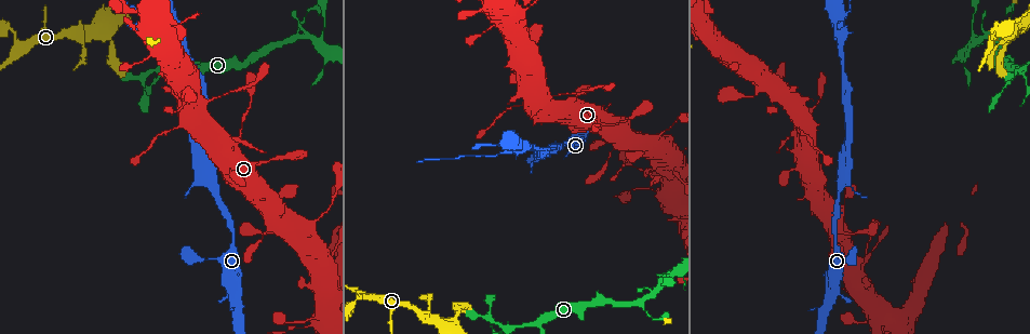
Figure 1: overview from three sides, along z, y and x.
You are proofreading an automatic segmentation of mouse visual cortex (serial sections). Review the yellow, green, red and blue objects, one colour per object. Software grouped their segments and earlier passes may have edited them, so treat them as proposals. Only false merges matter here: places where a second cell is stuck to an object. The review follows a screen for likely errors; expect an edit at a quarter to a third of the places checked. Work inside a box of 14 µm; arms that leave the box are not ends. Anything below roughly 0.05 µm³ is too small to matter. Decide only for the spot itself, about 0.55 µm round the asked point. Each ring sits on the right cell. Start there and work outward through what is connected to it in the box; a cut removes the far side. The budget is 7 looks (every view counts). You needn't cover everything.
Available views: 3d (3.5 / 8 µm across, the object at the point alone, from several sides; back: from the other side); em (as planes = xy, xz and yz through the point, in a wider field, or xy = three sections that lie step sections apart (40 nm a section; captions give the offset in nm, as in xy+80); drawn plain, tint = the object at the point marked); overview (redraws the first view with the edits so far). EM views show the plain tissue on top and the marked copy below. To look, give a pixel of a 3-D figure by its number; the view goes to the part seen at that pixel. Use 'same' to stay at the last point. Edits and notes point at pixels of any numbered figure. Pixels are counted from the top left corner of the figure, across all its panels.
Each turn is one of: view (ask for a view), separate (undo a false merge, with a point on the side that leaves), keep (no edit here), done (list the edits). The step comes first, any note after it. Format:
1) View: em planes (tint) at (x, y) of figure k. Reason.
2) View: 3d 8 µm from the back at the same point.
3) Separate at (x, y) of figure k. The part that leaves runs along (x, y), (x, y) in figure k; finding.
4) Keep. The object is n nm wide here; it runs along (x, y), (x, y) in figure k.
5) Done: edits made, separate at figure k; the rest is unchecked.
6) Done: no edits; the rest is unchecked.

View: 3d 8 µm at (293, 38) of figure 1. Three arms meet.

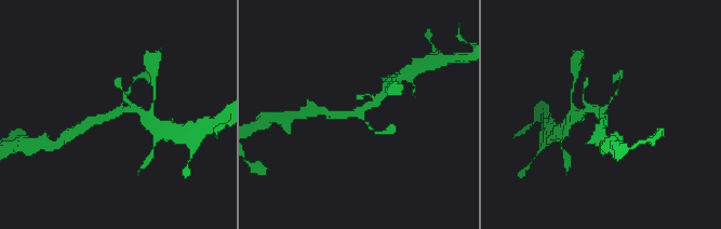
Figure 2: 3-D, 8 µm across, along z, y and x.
View: em xy step 5 (tint) at (116, 113) of figure 2. 3 arms meet here; the arms are 100, 200, 250 nm wide.

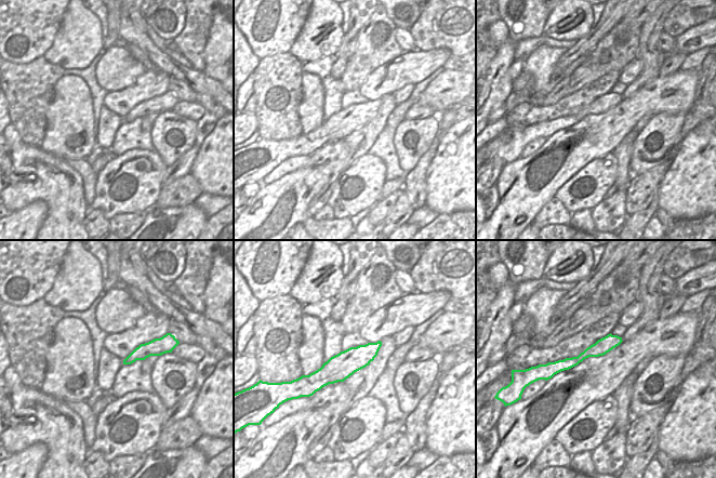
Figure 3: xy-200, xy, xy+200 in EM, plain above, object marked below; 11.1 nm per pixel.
Keep. It runs along (330, 113), (359, 111), (385, 93) in figure 2; one cell here.

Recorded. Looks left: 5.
View: 3d 3.5 µm at (869, 314) of figure 1.

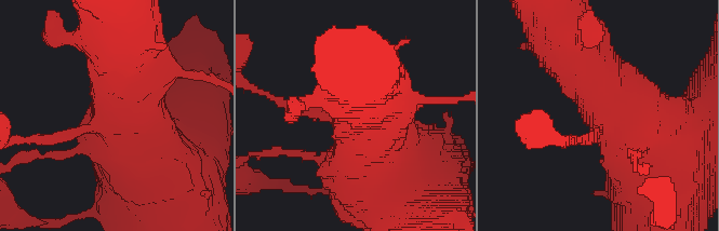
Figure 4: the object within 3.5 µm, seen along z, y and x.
View: em xy step 5 (tint) at (99, 121) of figure 4.

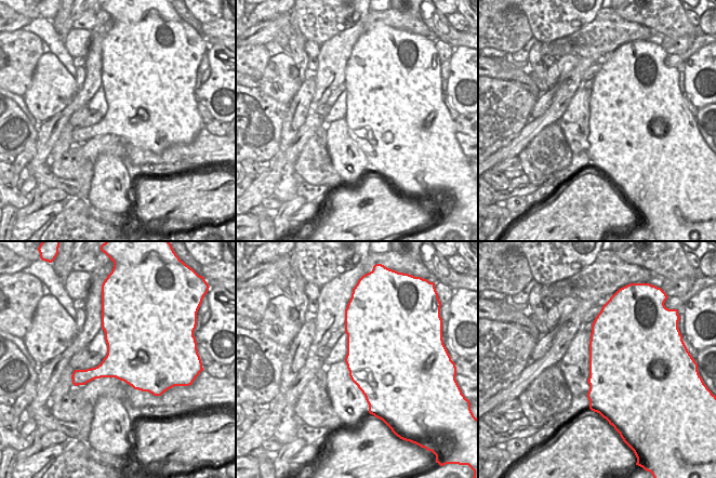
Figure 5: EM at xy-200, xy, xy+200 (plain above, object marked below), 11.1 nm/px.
Keep. It runs along (571, 43), (651, 143), (670, 146) in figure 4; all the same cell.

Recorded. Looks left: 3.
View: 3d 3.5 µm at (234, 144) of figure 1. Sharp bend.

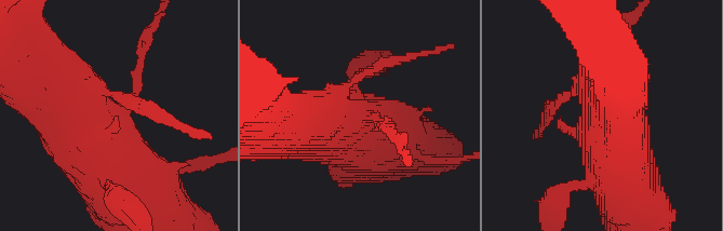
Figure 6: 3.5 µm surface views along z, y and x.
View: em xy step 1 (tint) at (355, 115) of figure 6. Need the tissue.

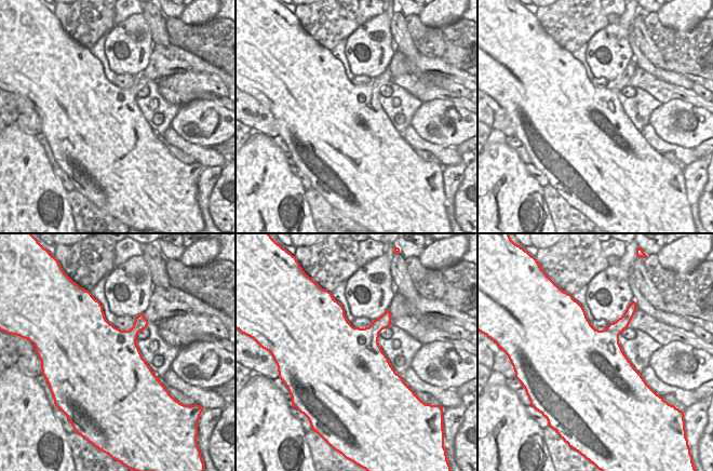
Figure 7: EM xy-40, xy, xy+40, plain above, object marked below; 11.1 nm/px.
Keep. It runs along (145, 184), (29, 73) in figure 6; continuous, no second cell.

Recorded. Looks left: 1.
Done: no edits; the rest is unchecked.

